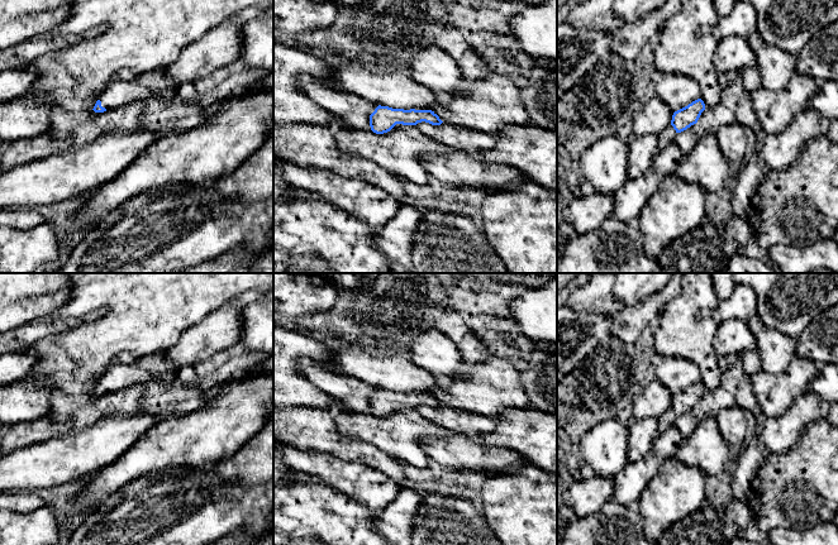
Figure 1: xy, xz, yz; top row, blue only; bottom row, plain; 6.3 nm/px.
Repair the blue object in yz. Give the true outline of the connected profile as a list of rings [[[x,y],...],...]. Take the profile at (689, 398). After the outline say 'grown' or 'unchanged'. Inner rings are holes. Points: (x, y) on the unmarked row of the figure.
[[[697,382],[687,389],[675,395],[672,398],[671,407],[657,419],[657,436],[660,436],[662,432],[673,426],[679,416],[696,407],[704,393],[704,384],[701,382]]] | grown

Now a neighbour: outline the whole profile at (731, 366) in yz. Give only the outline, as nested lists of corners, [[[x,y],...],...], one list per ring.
[[[741,354],[719,357],[718,363],[722,372],[719,386],[713,391],[705,391],[696,407],[676,419],[675,426],[684,439],[687,439],[708,415],[715,416],[722,408],[735,406],[735,392],[743,378]]]

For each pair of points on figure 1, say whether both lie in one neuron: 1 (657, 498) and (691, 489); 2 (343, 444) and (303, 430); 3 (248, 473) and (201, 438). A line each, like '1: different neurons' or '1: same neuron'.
1: same neuron
2: same neuron
3: different neurons

